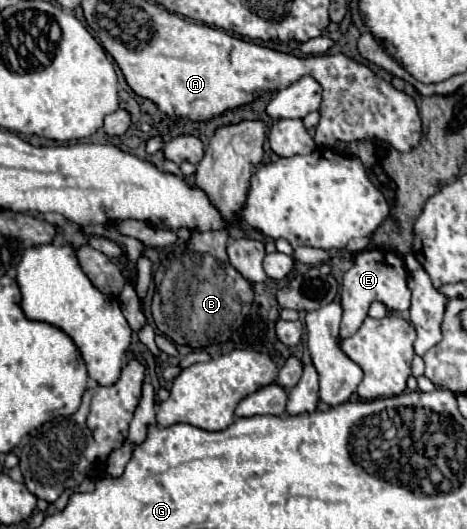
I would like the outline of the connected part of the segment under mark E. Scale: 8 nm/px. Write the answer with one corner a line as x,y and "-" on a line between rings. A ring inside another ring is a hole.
363,250
355,254
353,266
343,276
343,288
341,288
341,308
343,308
343,320
341,320
341,338
353,336
361,322
367,318
367,310
371,302
381,302
389,310
409,310
411,292
407,288
407,270
403,258
383,252
383,250
-
385,258
395,258
395,266
387,264

